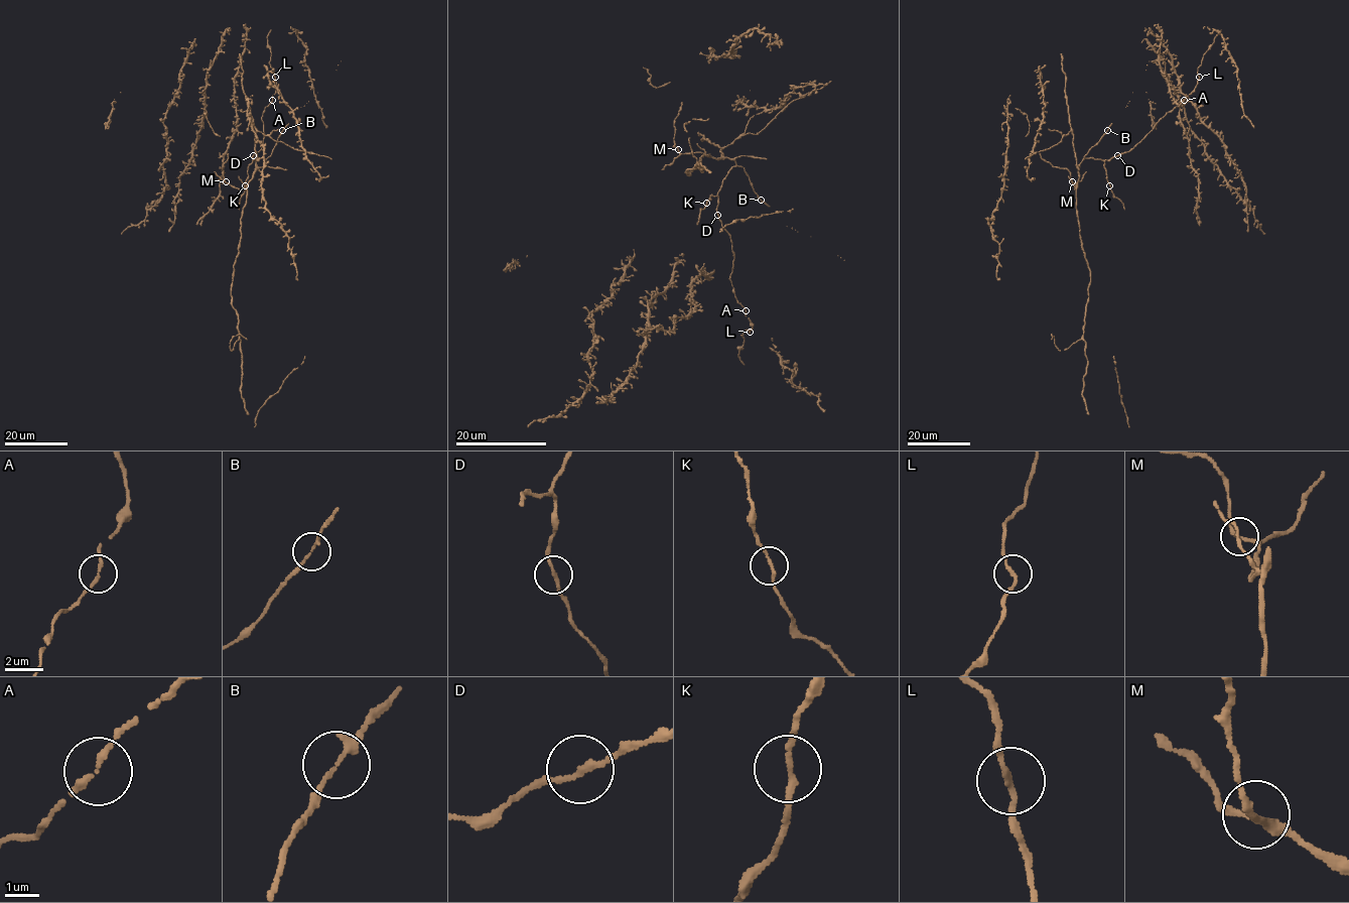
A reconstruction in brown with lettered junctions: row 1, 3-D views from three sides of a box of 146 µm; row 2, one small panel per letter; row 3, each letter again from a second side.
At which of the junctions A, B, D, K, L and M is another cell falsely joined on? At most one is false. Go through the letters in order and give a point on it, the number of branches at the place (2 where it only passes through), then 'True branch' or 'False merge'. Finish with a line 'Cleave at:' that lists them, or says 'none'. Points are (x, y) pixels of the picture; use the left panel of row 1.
A: Place: (272, 100). Branches: 2. True branch
B: Place: (282, 130). Branches: 2. True branch
D: Place: (253, 155). Branches: 2. True branch
K: Place: (245, 185). Branches: 2. True branch
L: Place: (275, 77). Branches: 2. True branch
M: Place: (226, 181). Branches: 2. True branch
Cleave at: none

